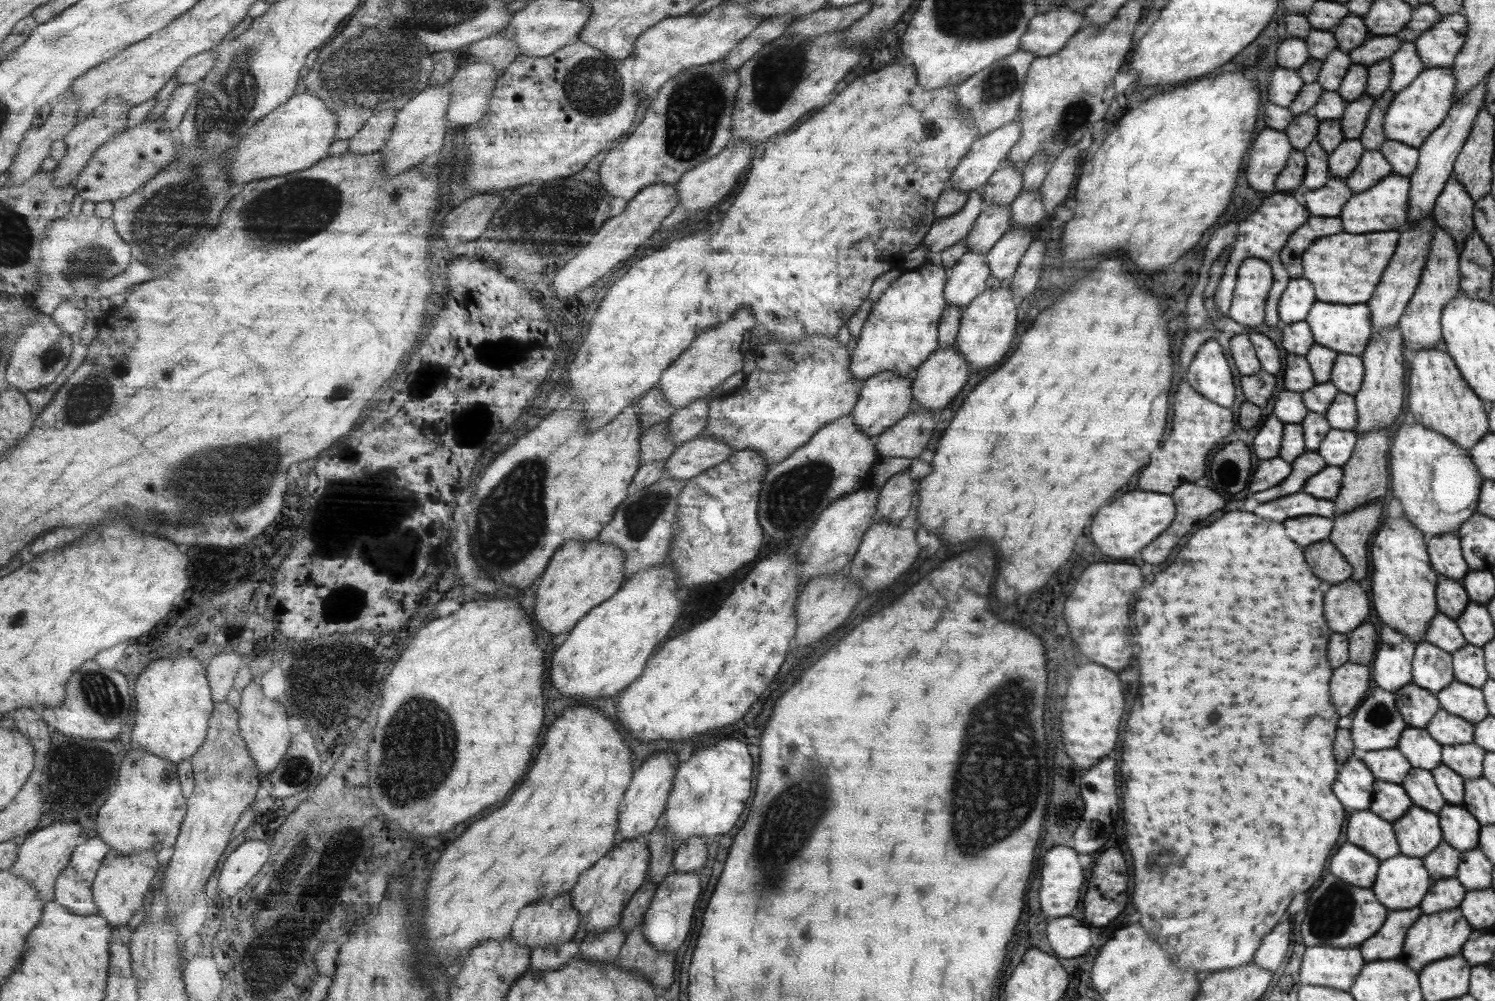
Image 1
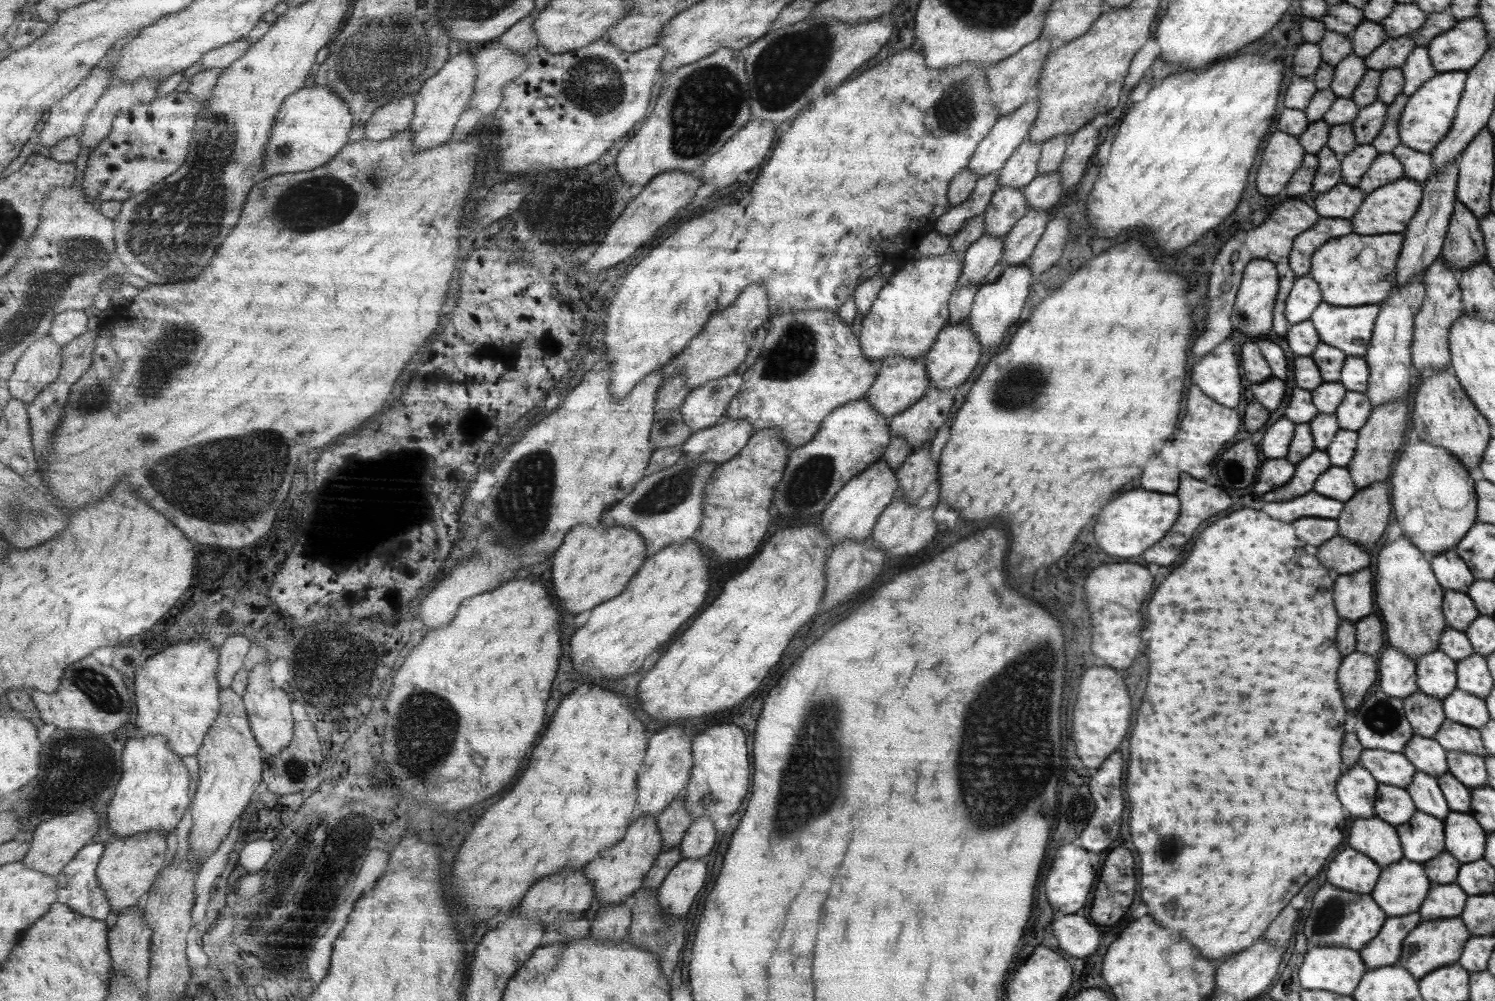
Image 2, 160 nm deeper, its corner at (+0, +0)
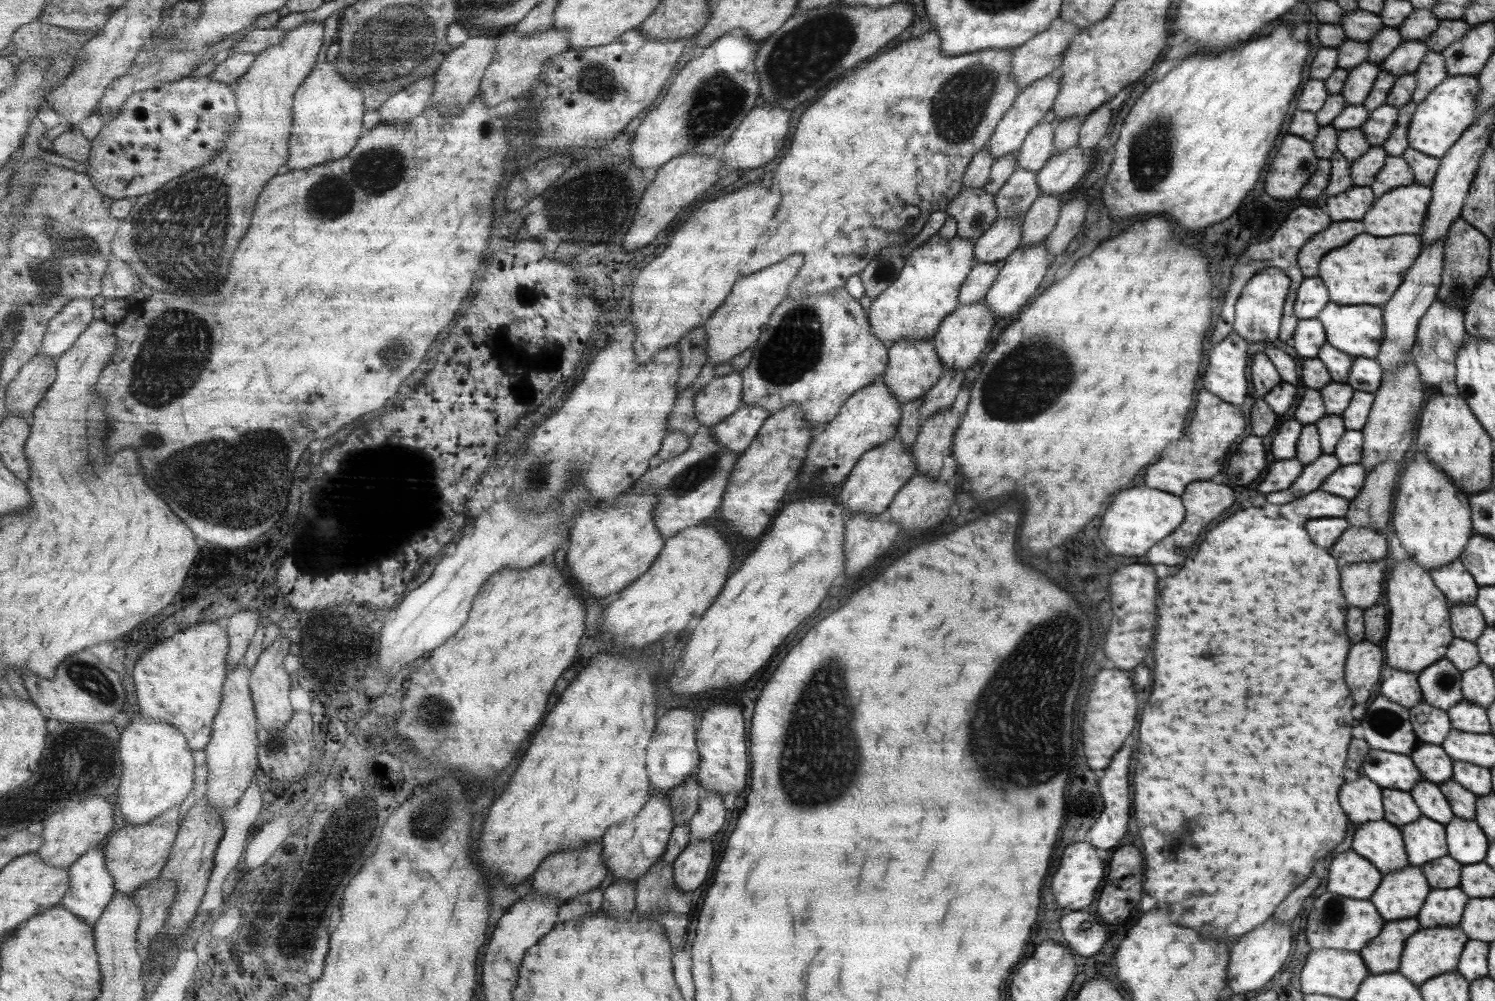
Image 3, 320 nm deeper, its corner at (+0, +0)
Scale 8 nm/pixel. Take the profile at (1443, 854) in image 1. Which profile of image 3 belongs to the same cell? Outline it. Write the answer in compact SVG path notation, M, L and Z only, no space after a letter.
M1445 855L1439 860L1428 861L1420 866L1420 870L1423 871L1429 886L1433 886L1433 890L1458 887L1462 868L1463 864L1458 863L1449 855Z

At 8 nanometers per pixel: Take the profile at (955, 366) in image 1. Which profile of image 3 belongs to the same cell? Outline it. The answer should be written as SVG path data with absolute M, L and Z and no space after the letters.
M983 300L960 305L953 313L948 314L940 322L939 328L931 338L933 346L936 347L936 353L946 370L964 371L970 367L975 362L975 358L981 354L981 350L987 346L987 338L989 338L993 324L995 324L994 314L986 307Z

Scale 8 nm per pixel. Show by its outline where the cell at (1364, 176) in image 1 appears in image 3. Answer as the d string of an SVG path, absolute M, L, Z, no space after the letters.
M1386 156L1381 171L1377 173L1369 188L1372 190L1374 198L1379 198L1391 189L1410 186L1414 183L1415 176L1404 159Z

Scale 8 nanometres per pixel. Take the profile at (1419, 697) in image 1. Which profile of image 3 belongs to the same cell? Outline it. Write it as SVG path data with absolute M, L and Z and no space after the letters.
M1421 701L1411 711L1412 729L1420 743L1440 745L1452 729L1448 713Z

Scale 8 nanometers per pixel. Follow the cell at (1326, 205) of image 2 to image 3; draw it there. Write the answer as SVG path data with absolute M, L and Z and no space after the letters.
M1355 187L1326 198L1325 205L1329 210L1329 218L1335 222L1341 220L1361 220L1365 212L1371 208L1374 194L1369 187Z

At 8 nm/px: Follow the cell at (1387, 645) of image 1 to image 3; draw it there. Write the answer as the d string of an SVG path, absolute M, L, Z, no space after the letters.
M1391 670L1391 675L1382 680L1379 686L1380 696L1409 710L1423 701L1420 686L1416 681L1416 673L1411 674L1407 670Z

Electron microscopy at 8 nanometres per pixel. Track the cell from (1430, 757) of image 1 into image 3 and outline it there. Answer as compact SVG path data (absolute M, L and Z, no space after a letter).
M1418 743L1416 749L1408 756L1427 782L1440 784L1452 778L1452 760L1445 755L1440 745Z

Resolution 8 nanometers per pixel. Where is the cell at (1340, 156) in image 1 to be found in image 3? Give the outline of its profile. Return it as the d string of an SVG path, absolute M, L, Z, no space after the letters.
M1381 145L1370 147L1359 159L1349 162L1349 176L1355 187L1370 187L1381 171L1386 155Z

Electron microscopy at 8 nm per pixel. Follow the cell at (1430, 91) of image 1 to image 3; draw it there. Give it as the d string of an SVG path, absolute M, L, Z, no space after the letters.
M1458 74L1444 78L1444 81L1431 90L1426 99L1416 106L1416 112L1413 113L1408 128L1408 147L1439 160L1444 157L1471 126L1472 118L1477 116L1476 98L1479 89L1478 80L1469 75Z

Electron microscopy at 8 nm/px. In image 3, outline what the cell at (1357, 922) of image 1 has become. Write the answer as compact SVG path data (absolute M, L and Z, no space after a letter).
M1325 891L1317 900L1315 898L1311 900L1312 908L1307 916L1305 929L1307 944L1311 949L1328 948L1357 953L1368 944L1371 938L1379 934L1383 926L1383 920L1375 912L1375 907L1371 902L1343 898L1329 891Z

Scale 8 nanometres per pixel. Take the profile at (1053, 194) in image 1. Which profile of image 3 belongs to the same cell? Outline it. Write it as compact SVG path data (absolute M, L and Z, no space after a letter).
M1105 101L1104 105L1093 110L1087 117L1084 117L1083 124L1078 132L1077 146L1081 150L1091 150L1098 142L1105 137L1107 126L1113 120L1115 108Z

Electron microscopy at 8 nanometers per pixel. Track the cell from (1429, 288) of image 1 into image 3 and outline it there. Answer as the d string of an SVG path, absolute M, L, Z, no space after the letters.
M1435 300L1429 305L1427 312L1419 320L1416 340L1410 350L1413 362L1420 371L1421 382L1427 386L1441 384L1443 380L1454 380L1456 377L1456 356L1463 346L1465 338L1463 330L1463 314L1459 307L1448 306L1448 303Z

